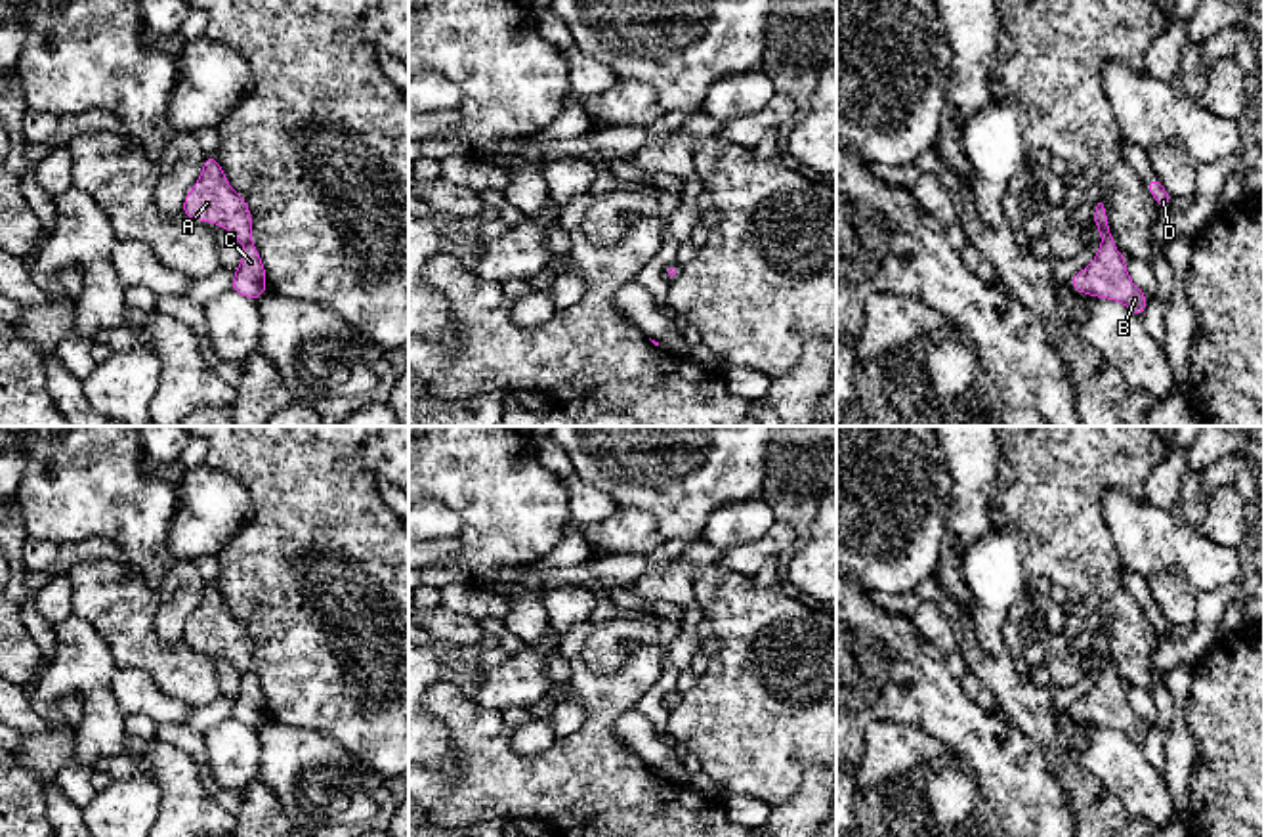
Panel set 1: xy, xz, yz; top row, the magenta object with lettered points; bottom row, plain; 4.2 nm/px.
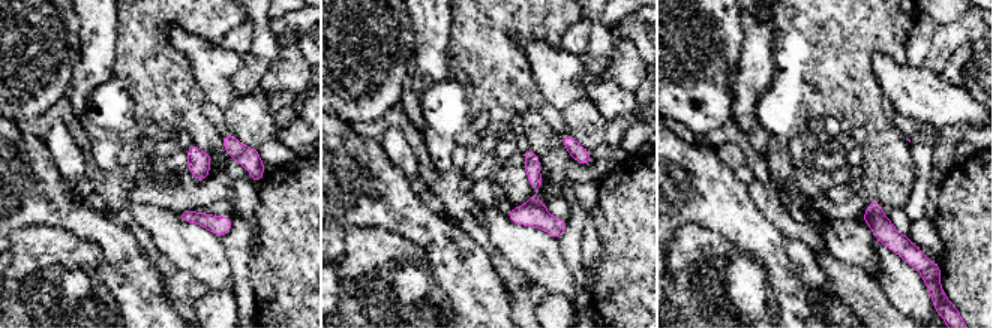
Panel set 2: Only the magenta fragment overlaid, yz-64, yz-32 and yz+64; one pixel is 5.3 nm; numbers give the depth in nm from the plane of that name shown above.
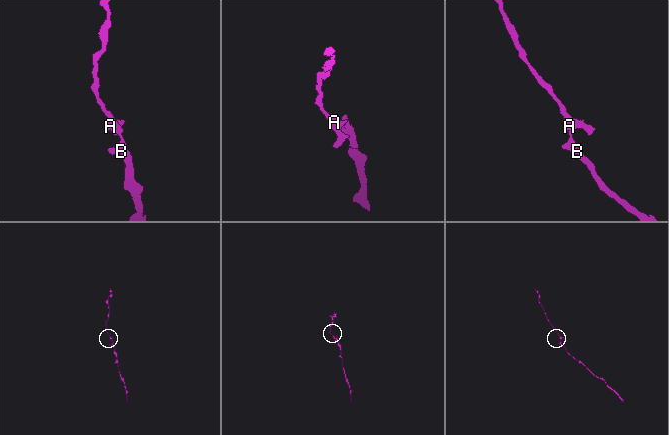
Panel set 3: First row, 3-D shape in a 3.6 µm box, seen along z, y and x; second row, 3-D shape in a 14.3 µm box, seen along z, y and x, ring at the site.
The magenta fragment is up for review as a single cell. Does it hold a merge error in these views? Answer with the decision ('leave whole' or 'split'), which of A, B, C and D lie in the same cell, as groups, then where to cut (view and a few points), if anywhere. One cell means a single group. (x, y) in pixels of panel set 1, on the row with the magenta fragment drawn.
leave whole; A B C D; no cut

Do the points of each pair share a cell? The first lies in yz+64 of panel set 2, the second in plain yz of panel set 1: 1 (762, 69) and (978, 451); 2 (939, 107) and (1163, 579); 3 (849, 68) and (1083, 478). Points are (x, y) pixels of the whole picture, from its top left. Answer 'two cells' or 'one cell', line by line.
1: one cell
2: two cells
3: one cell

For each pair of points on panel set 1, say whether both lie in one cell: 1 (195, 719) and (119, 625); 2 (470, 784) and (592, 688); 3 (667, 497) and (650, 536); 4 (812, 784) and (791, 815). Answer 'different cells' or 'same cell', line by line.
1: different cells
2: same cell
3: different cells
4: same cell

